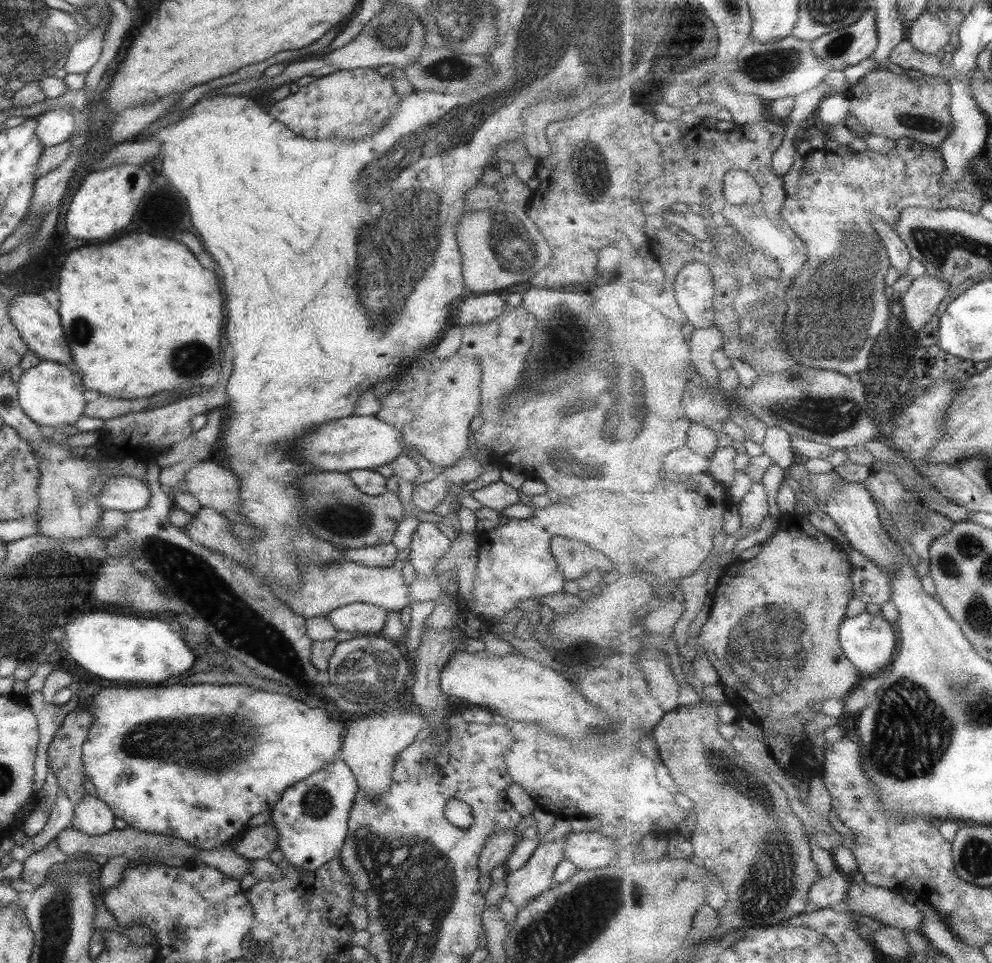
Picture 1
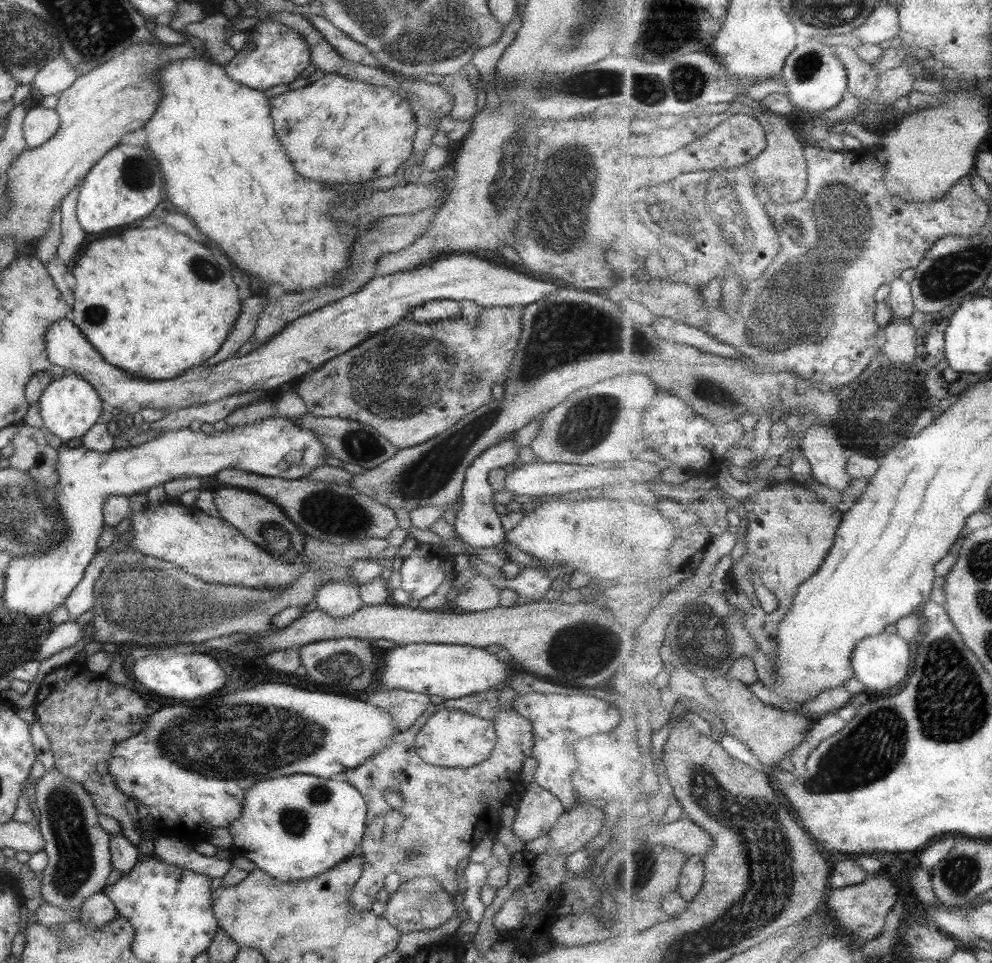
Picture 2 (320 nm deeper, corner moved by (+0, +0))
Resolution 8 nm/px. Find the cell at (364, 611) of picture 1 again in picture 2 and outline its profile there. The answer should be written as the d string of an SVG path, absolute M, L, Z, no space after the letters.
M343 580L323 584L315 590L313 600L317 609L332 617L349 616L349 613L363 605L358 595L358 587Z

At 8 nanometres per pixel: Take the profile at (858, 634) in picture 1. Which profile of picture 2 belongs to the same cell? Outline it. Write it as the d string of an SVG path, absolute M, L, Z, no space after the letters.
M882 632L877 636L867 637L857 645L853 651L852 665L856 677L871 690L889 690L895 688L905 676L909 674L909 660L911 660L911 648L899 634Z

